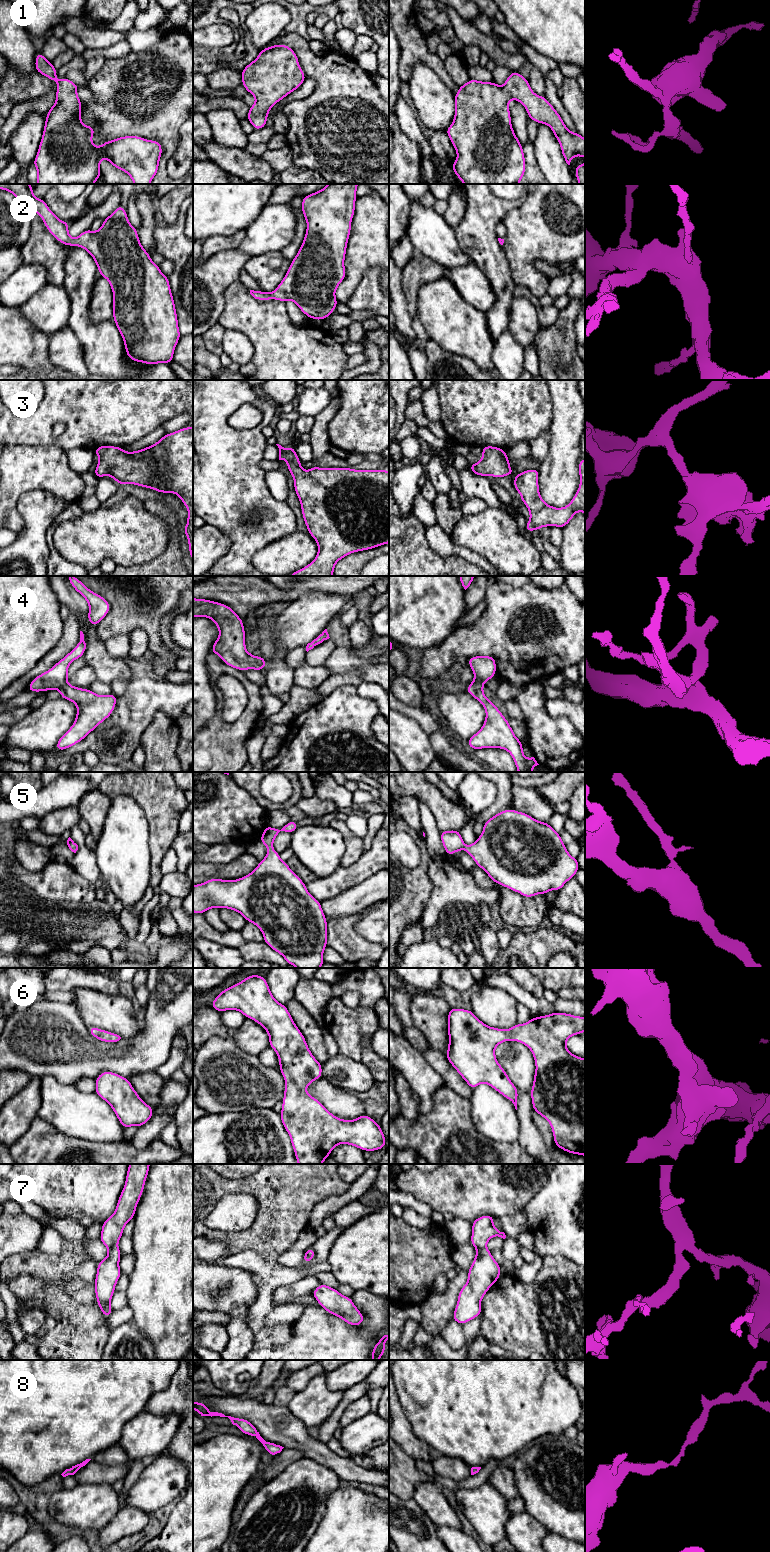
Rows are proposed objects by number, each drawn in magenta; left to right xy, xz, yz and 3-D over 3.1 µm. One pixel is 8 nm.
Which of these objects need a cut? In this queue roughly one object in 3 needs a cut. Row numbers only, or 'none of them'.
none of them

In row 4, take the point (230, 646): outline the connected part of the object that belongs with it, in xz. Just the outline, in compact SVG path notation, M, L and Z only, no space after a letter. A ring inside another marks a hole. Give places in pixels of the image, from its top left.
M193 598L193 617L208 617L219 629L219 637L211 648L228 666L242 670L262 671L267 661L260 655L255 657L246 650L243 620L231 607L207 600Z

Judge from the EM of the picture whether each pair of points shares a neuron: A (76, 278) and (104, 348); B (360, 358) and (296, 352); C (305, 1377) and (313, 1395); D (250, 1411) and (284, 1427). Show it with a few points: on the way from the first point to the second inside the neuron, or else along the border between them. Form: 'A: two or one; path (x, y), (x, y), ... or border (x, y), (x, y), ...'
A: one; path (80, 295), (80, 323), (87, 331)
B: two; border (349, 356), (343, 369)
C: two; border (325, 1372), (314, 1376), (303, 1389), (296, 1392)
D: one; path (258, 1413), (276, 1424)

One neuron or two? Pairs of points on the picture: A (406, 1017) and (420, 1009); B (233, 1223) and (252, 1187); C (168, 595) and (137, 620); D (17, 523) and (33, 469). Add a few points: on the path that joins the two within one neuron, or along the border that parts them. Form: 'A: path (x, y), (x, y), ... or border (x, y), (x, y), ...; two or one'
A: border (410, 995), (410, 1014), (414, 1025), (423, 1034); two
B: border (230, 1192), (250, 1194), (257, 1205), (256, 1216); two
C: path (162, 604), (154, 612), (146, 615); one
D: path (10, 510), (10, 492), (20, 482); one

